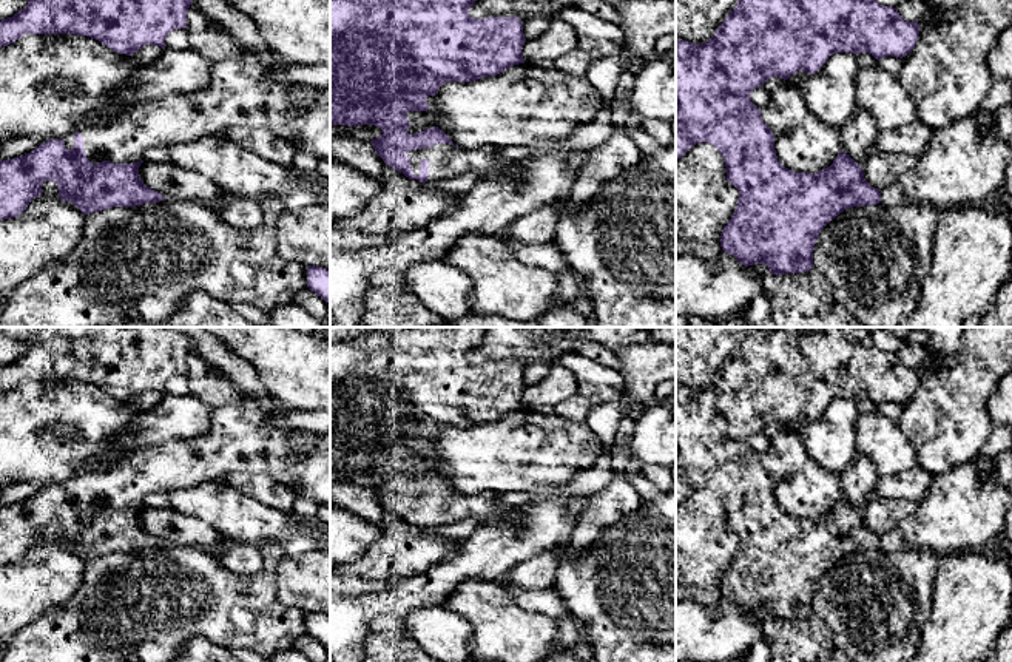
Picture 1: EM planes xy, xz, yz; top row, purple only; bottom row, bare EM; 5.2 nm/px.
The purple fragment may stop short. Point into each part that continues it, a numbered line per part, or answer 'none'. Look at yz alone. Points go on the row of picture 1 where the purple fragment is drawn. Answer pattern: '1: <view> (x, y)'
1: yz (860, 131)

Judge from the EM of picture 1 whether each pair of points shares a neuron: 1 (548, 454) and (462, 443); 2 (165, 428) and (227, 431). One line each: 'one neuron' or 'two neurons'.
1: one neuron
2: two neurons

